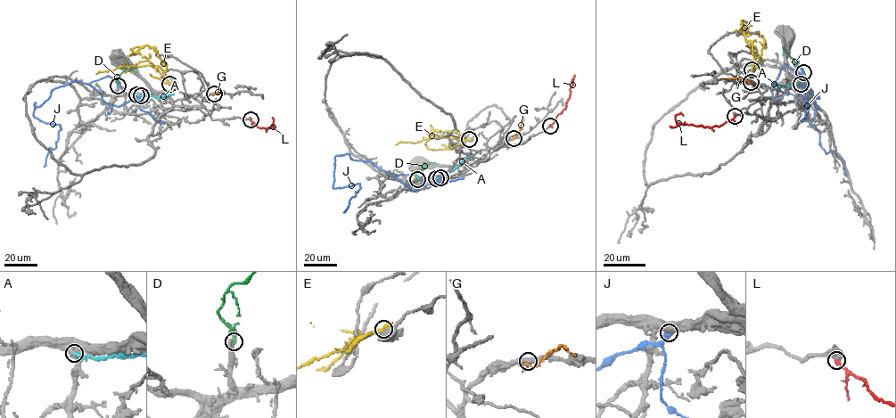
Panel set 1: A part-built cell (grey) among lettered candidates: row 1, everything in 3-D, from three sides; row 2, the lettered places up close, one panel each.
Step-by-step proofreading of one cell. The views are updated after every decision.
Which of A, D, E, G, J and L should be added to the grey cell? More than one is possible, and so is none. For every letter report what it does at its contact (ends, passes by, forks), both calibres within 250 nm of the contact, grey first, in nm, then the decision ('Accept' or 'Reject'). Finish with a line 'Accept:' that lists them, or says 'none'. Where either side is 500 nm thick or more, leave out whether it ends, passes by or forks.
A: It ends there. Thickness 360 nm (grey) against 300 nm. Reject
D: Thickness 500 nm (grey) against 320 nm. Reject
E: Thickness 850 nm (grey) against 360 nm. Reject
G: It passes by. Thickness 320 nm (grey) against 320 nm. Reject
J: Thickness 650 nm (grey) against 480 nm. Reject
L: Thickness 600 nm (grey) against 340 nm. Reject
Accept: none

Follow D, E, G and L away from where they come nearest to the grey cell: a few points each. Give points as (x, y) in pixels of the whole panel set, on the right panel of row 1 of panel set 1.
D: (804, 71), (784, 51), (783, 54)
E: (752, 69), (753, 54), (751, 45), (755, 48), (759, 57)
G: (751, 82), (720, 79)
L: (735, 116), (719, 127), (711, 127), (678, 122), (675, 116), (683, 116)

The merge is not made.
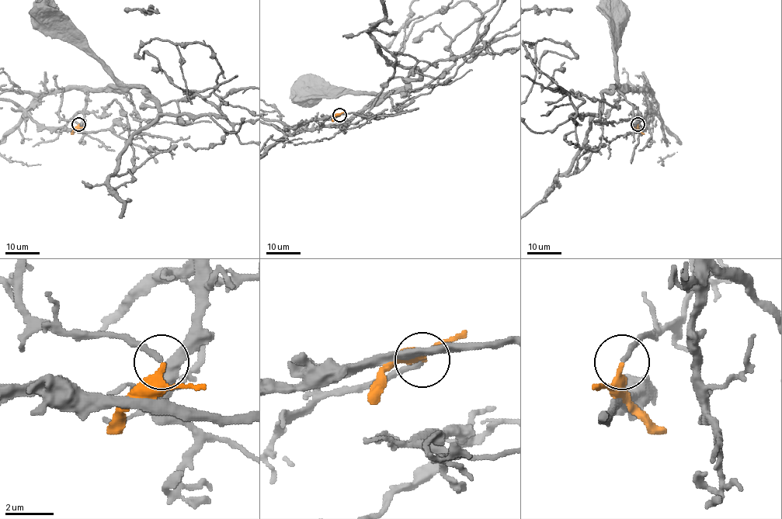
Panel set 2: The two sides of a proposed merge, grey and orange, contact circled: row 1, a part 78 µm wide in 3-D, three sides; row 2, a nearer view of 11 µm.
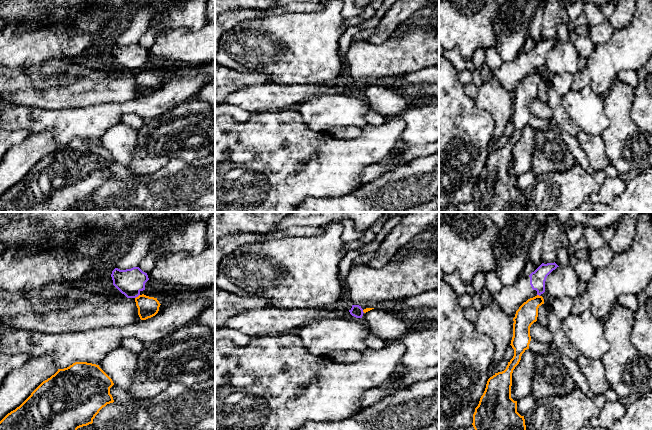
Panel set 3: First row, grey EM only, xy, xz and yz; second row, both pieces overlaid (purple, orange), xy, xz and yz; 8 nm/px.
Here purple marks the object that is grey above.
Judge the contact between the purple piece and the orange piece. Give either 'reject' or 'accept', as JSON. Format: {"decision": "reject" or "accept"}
{"decision": "reject"}

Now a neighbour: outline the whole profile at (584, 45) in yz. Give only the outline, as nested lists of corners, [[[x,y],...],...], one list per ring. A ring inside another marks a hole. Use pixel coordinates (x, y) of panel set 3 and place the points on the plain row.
[[[574,31],[569,33],[570,41],[576,47],[579,56],[588,58],[595,49],[595,44],[588,36],[578,35]]]

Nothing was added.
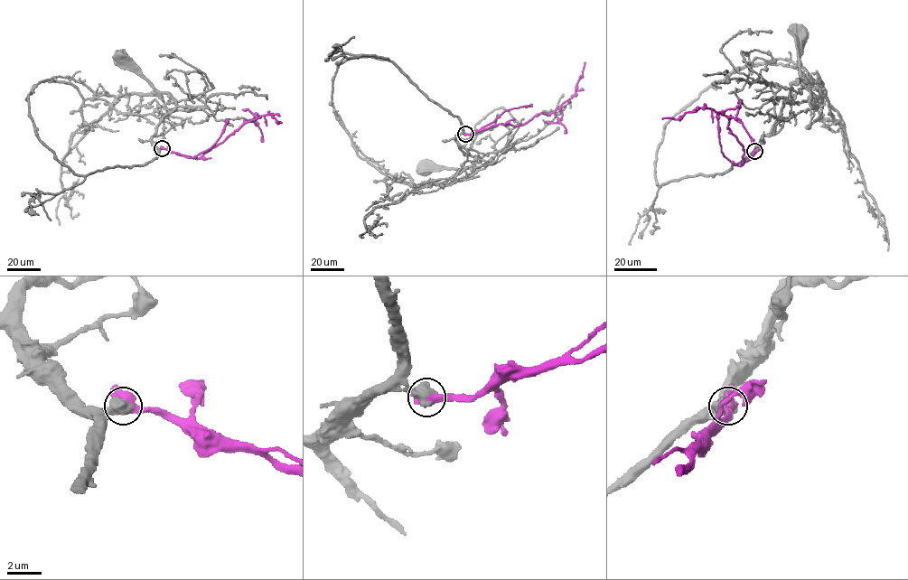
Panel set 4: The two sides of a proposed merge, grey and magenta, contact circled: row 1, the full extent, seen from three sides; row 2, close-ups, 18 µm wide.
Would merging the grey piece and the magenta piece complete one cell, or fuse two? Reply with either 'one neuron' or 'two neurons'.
one neuron

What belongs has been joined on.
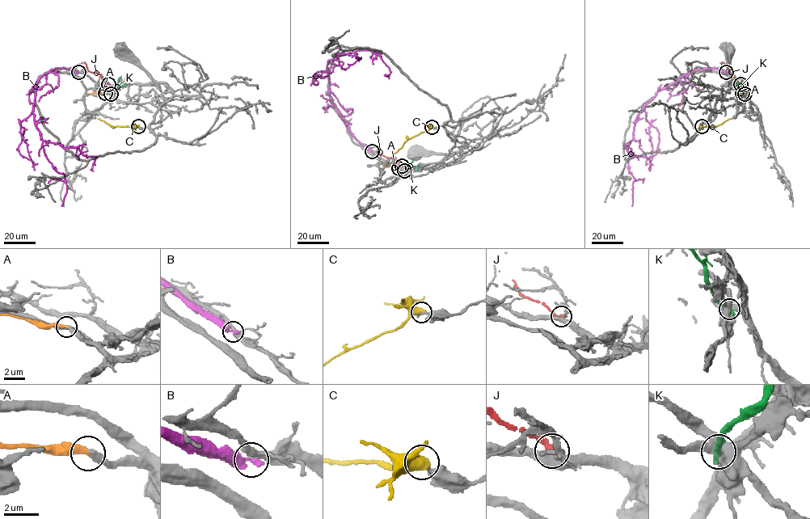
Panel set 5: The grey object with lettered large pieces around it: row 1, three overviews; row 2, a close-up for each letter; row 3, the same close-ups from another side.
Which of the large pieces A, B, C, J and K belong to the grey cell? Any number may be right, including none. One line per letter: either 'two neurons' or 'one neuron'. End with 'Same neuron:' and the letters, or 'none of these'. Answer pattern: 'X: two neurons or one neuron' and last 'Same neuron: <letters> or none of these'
A: one neuron
B: two neurons
C: two neurons
J: two neurons
K: two neurons
Same neuron: A

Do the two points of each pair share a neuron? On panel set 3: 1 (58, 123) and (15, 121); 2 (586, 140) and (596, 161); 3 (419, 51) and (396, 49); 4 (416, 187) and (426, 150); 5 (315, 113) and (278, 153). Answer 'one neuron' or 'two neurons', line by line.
1: one neuron
2: one neuron
3: one neuron
4: two neurons
5: two neurons

